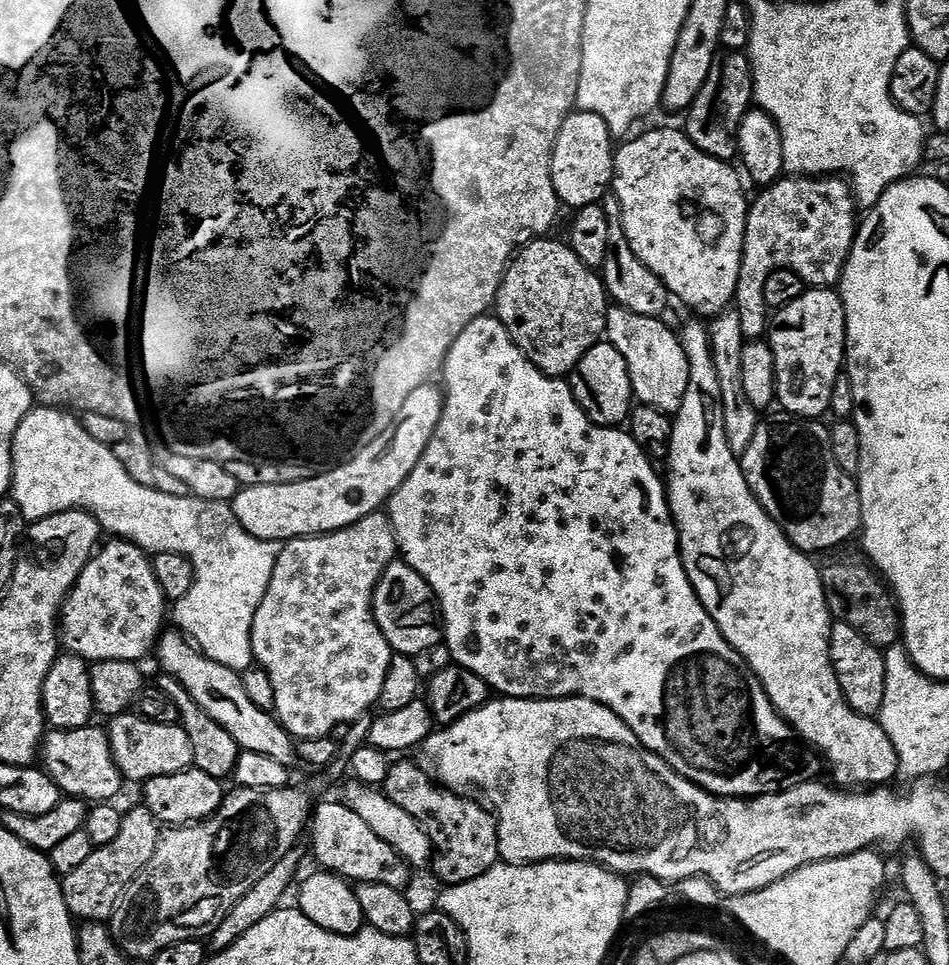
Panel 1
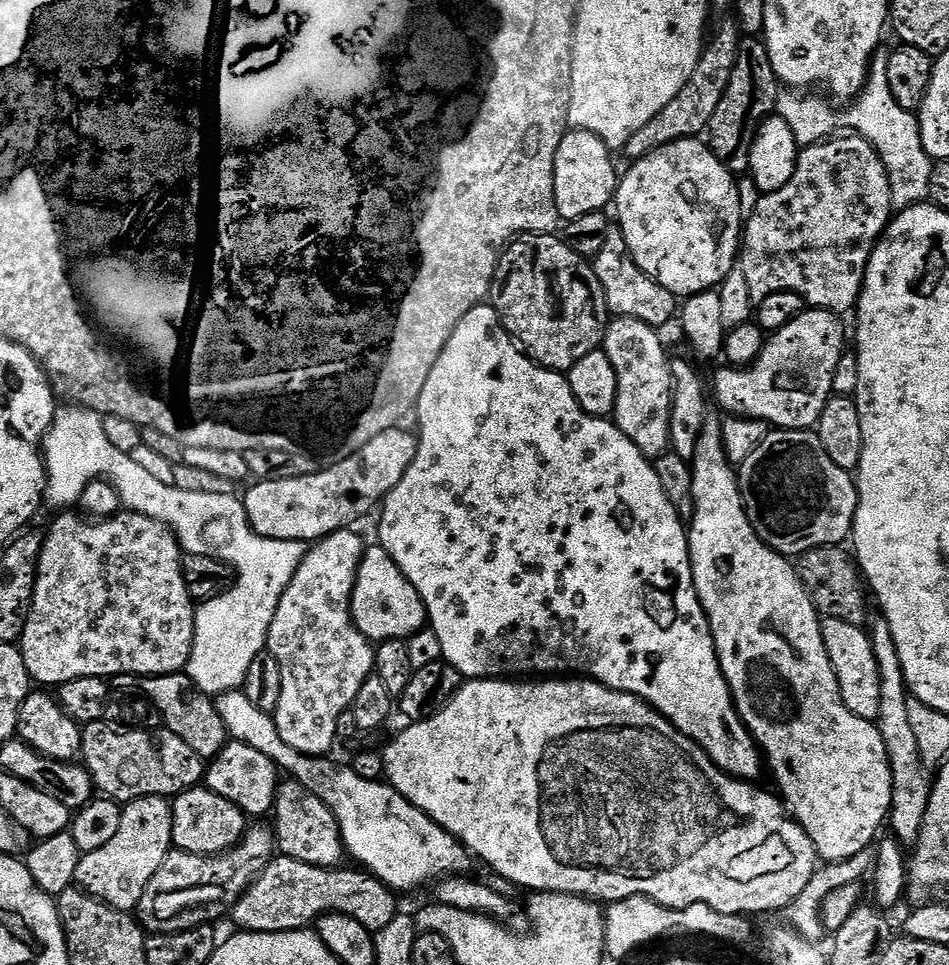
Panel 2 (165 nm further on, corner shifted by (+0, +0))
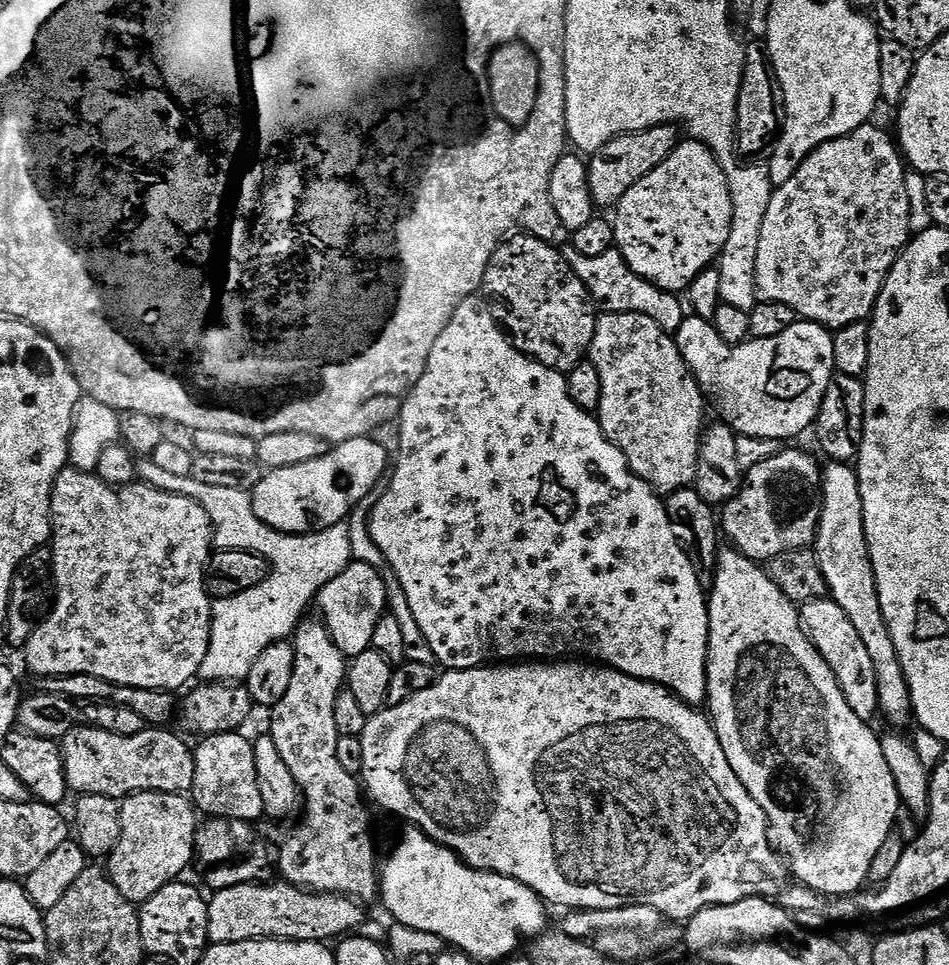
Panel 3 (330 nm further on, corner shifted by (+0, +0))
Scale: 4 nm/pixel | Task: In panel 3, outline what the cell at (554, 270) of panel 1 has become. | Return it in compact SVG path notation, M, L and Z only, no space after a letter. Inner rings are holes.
M516 234L505 239L484 268L482 292L488 295L488 300L492 303L492 315L524 355L565 374L588 356L588 348L592 345L596 329L598 308L584 283L565 262L563 251L559 247L539 240L535 234Z

